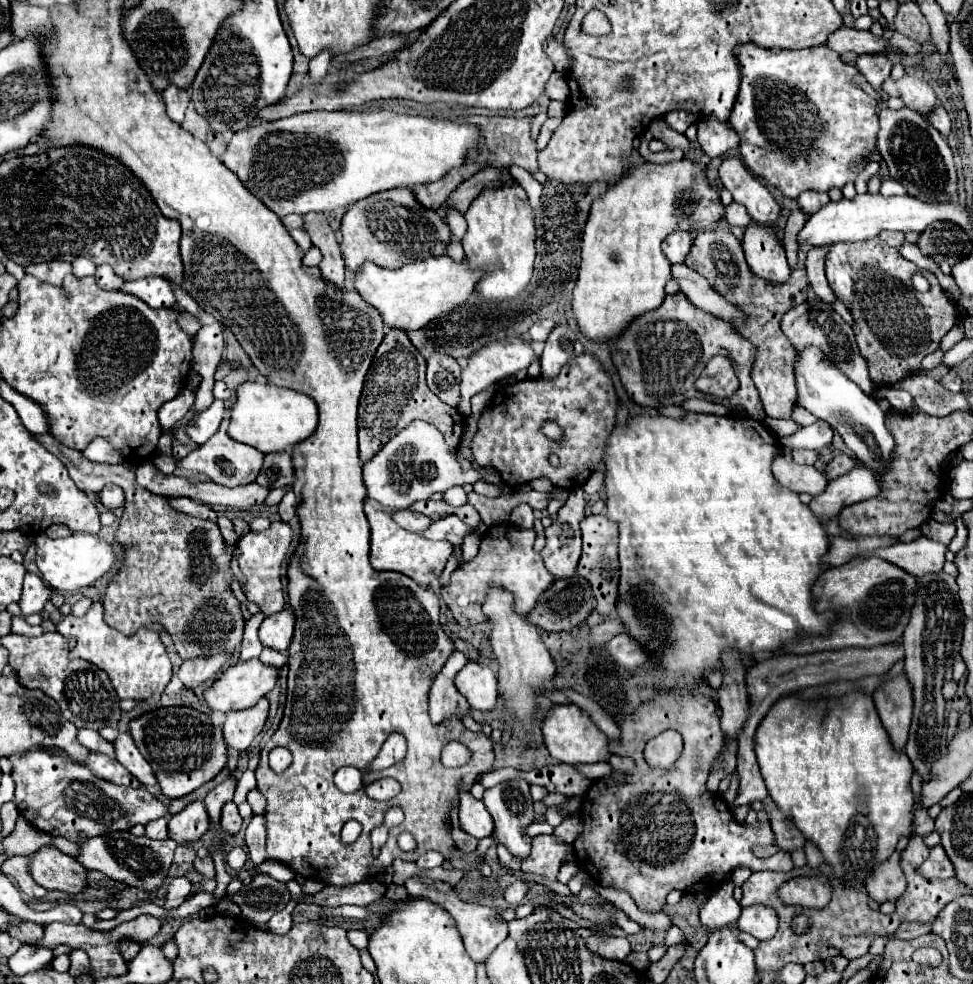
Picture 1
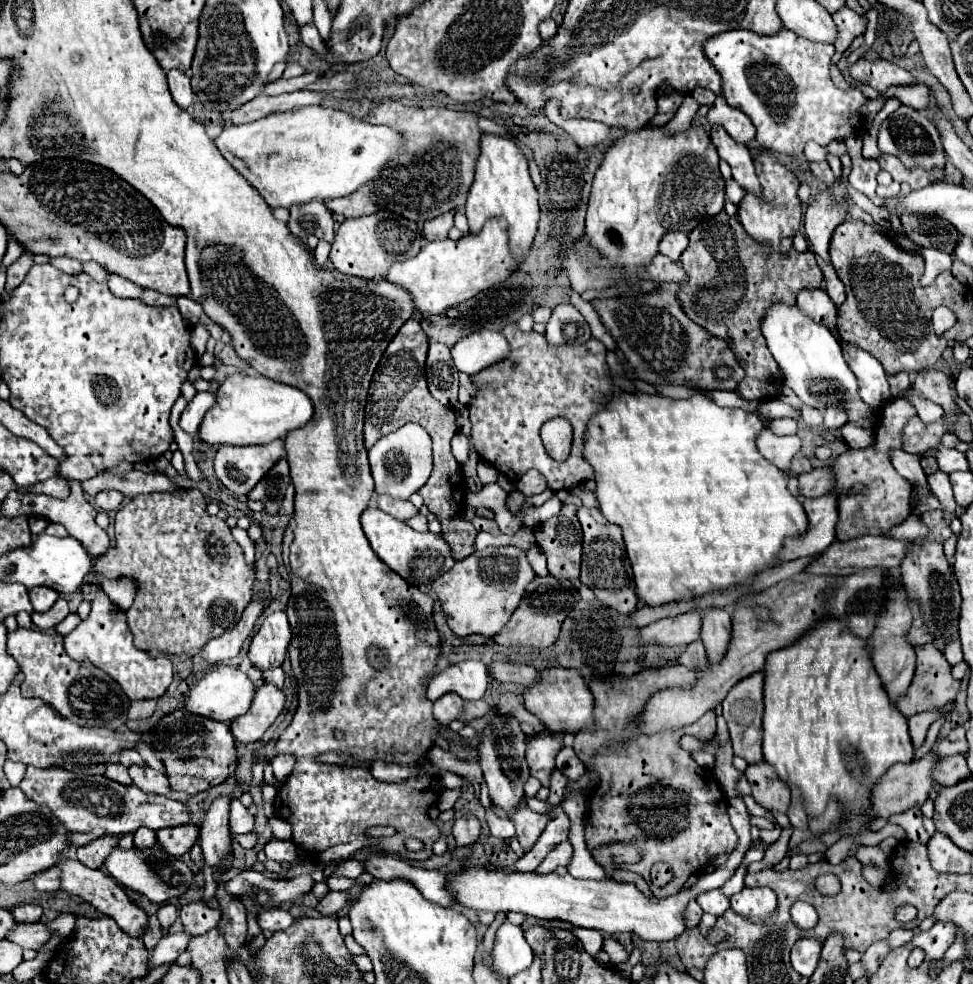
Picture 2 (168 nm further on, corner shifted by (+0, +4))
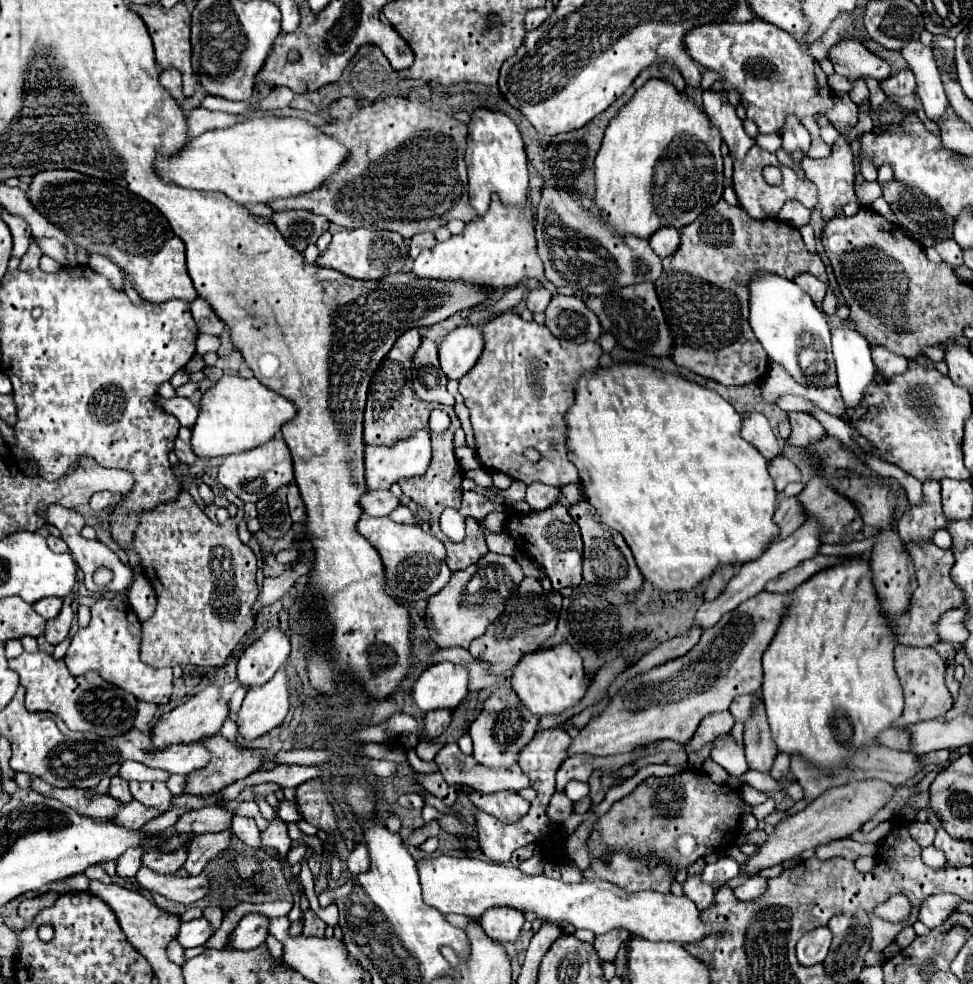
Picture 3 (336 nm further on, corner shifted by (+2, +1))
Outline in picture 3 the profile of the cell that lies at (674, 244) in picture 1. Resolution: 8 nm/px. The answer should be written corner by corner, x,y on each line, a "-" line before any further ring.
665,226
665,228
659,228
657,232
653,232
653,236
649,238
649,244
653,248
653,252
659,256
659,258
665,258
665,256
671,256
675,250
677,250
677,244
679,244
679,232
671,226

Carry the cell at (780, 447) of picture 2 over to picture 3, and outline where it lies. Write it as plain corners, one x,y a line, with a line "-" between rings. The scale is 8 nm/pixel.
745,412
743,416
743,426
741,426
741,436
753,444
767,460
773,460
775,456
781,454
779,442
775,438
775,434
771,432
769,420
759,414
759,412

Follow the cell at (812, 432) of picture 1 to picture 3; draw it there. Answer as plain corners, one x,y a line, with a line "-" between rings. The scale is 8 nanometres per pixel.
839,326
831,330
831,344
843,400
845,404
855,406
861,402
865,388
875,376
869,342
857,330
849,326

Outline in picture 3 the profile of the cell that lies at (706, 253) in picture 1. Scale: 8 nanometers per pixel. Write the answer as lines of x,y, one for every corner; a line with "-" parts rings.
723,198
717,204
709,206
695,222
681,228
679,248
675,254
663,260
663,272
655,280
659,302
673,336
671,358
677,366
689,368
695,374
701,374
725,386
741,386
749,382
759,384
767,376
769,358
765,356
765,350
755,340
749,326
747,284
749,278
757,272
773,272
789,280
793,280
801,272
809,272
823,282
827,280
823,260
817,252
809,252
805,248
797,228
769,218
753,220
741,206
729,206

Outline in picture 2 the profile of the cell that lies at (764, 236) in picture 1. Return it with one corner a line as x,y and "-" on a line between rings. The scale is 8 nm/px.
769,153
755,155
755,169
763,187
763,197
745,195
743,201
739,203
737,217
751,239
755,239
759,245
767,245
779,255
787,255
787,251
791,249
793,237
801,225
801,201
797,199
799,179
777,157

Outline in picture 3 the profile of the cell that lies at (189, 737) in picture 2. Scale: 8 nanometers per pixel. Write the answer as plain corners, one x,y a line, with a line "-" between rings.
221,734
203,740
203,744
209,748
209,752
213,752
213,764
201,768
201,772
189,774
187,792
193,796
215,794
225,786
247,778
265,764
263,750
241,750

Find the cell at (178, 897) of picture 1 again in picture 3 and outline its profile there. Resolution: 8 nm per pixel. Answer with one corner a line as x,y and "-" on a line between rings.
173,940
173,944
169,944
167,954
169,954
169,960
173,960
175,964
179,964
179,966
185,964
185,950
181,948
181,944
177,944
177,940

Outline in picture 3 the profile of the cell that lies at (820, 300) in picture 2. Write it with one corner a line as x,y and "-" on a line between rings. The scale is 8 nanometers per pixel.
797,274
795,276
795,282
805,290
809,292
809,296
813,298
815,304
821,304
823,302
823,296
827,292
827,284
821,282
819,278
815,278
813,274

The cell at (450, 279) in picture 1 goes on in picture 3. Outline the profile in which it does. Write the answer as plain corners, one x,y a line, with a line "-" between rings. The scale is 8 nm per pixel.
493,196
485,216
469,222
461,234
451,236
445,242
437,242
433,248
421,252
411,266
411,272
421,278
465,280
473,284
485,284
495,290
515,286
525,278
535,278
543,286
549,286
549,280
543,272
543,262
537,254
533,210
535,206
531,198
527,198
527,202
519,208
505,206
499,196

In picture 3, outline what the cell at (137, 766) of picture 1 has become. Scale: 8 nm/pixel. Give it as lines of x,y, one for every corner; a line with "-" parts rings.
131,782
131,794
135,800
139,800
141,804
145,804
147,808
157,808
161,812
167,812
171,808
171,800
173,800
173,794
169,792
167,784
161,784
161,782
147,782
147,784
141,784
141,782

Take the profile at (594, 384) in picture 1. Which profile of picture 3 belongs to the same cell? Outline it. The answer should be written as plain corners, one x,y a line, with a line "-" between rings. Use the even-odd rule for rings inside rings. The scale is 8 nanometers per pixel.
503,312
489,320
483,328
485,346
477,364
459,380
459,392
465,398
465,404
471,412
471,424
477,442
477,458
487,472
503,472
513,480
525,484
541,482
547,486
565,486
579,482
579,472
573,462
567,458
565,446
565,412
575,400
575,384
581,372
591,372
599,366
601,346
597,342
575,344
569,340
555,338
545,324
527,322
515,312
-
535,448
541,452
539,462
529,462
525,450

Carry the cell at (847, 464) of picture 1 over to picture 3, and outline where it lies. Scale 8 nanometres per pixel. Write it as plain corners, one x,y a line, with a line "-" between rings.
781,498
773,516
773,522
779,526
779,534
773,542
779,542
787,538
791,532
795,532
805,522
805,512
799,508
797,498

